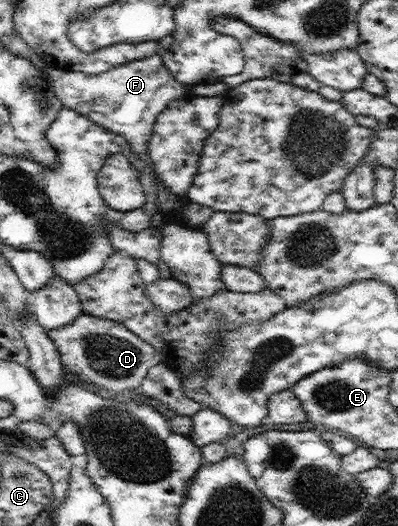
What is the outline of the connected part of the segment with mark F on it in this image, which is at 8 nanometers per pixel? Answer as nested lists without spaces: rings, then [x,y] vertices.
[[[159,53],[120,67],[112,67],[106,73],[88,75],[78,71],[64,72],[48,68],[46,71],[51,82],[52,91],[63,103],[63,107],[85,115],[90,121],[105,127],[108,131],[118,133],[126,138],[130,149],[146,163],[148,169],[154,170],[154,164],[148,153],[149,141],[158,114],[176,98],[187,93],[182,85],[162,63]]]

